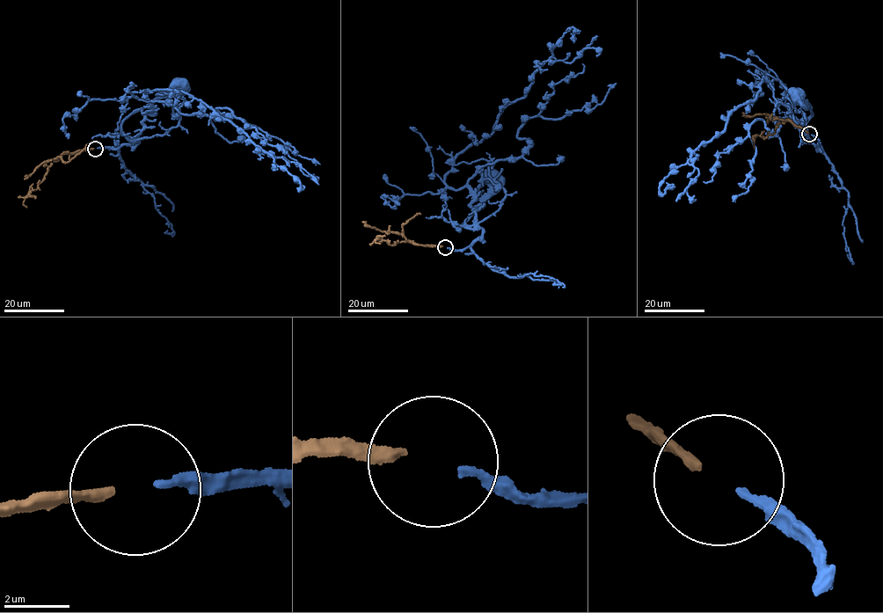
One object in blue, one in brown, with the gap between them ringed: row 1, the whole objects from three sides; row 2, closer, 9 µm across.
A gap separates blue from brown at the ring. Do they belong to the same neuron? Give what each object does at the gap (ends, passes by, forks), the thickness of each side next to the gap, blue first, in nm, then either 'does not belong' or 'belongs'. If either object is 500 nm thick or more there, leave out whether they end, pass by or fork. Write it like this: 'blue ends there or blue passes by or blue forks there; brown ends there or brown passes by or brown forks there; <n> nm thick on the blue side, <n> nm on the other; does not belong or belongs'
blue ends there; brown ends there; 240 nm thick on the blue side, 340 nm on the other; belongs

